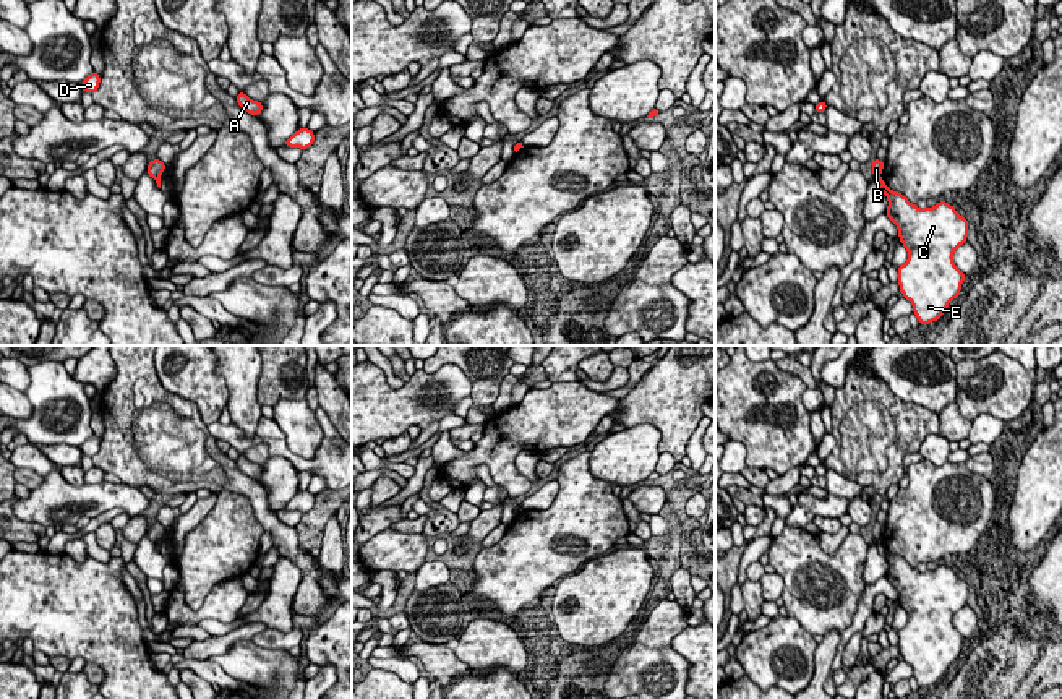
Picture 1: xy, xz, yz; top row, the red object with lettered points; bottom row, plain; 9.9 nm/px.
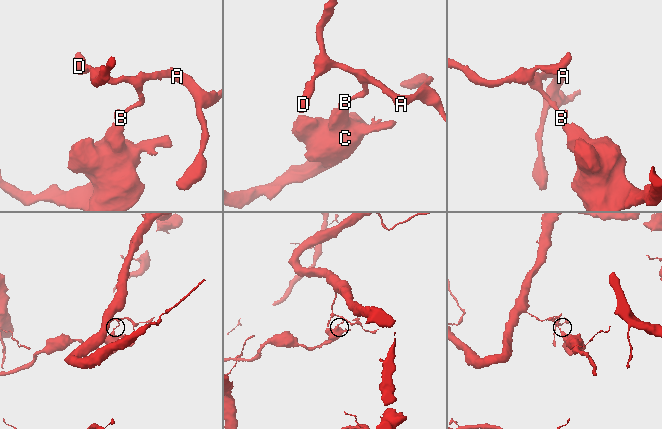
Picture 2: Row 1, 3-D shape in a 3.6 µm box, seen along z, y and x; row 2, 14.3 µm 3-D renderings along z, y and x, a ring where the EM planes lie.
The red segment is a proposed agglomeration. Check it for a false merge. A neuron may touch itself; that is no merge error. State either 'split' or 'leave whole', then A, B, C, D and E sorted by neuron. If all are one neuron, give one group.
split; groups A B D / C E

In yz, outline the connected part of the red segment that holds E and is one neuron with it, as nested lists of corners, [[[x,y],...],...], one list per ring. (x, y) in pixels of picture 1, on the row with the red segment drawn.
[[[877,177],[877,187],[889,199],[885,214],[898,227],[900,242],[908,251],[906,263],[897,268],[900,292],[913,303],[913,313],[919,324],[937,321],[947,305],[955,297],[960,297],[961,284],[966,277],[955,266],[952,256],[966,242],[968,221],[945,201],[937,203],[934,208],[919,209],[901,193],[892,191],[880,177]]]

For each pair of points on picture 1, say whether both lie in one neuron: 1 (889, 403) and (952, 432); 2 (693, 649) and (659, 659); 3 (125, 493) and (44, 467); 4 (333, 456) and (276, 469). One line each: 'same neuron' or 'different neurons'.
1: different neurons
2: different neurons
3: different neurons
4: different neurons

